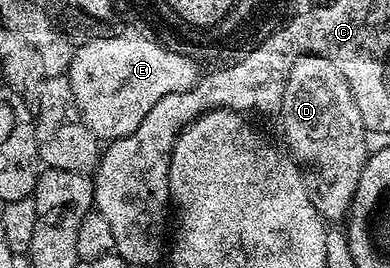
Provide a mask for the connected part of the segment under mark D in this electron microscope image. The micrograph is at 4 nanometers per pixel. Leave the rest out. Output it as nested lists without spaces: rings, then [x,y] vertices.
[[[322,55],[297,59],[286,79],[280,118],[287,152],[302,170],[316,211],[330,223],[345,220],[370,152],[360,107],[337,64]]]

